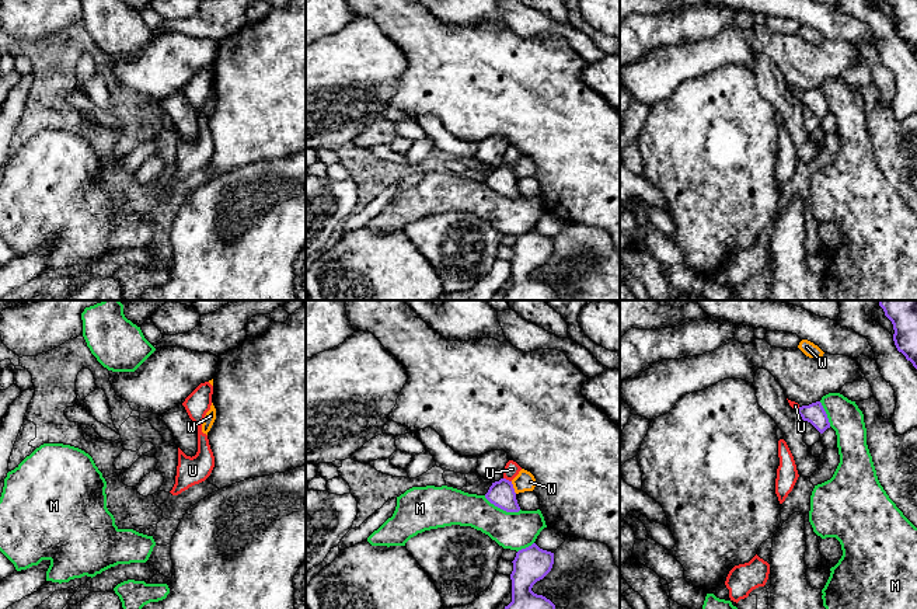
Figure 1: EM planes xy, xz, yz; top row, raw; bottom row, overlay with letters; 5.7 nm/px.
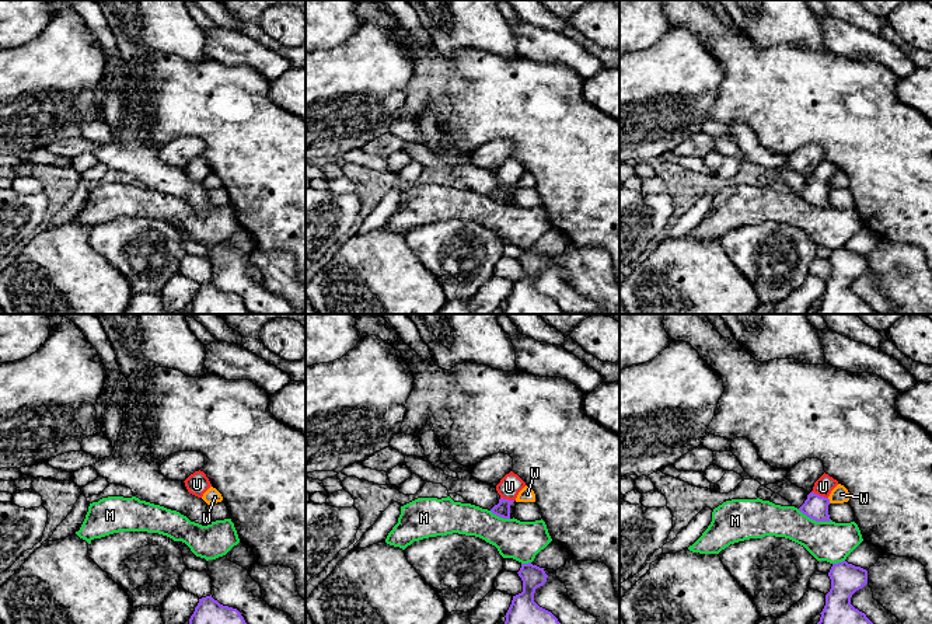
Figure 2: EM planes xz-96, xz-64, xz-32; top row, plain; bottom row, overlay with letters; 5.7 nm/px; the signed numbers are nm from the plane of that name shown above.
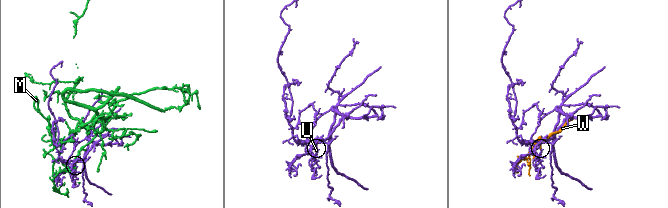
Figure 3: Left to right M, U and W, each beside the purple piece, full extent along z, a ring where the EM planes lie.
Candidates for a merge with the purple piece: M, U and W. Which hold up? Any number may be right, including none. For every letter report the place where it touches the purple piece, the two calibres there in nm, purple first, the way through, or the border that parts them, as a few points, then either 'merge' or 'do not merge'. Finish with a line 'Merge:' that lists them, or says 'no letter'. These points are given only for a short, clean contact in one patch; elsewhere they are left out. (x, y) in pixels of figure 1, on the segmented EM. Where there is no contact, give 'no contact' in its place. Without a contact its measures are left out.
M: contact xz (502, 508); calibres 150 and 220 nm; do not merge
U: contact xz (508, 480); calibres 150 and 90 nm; way xz (501, 493), (508, 480), (512, 469); merge
W: contact xz (512, 487); calibres 150 and 110 nm; do not merge
Merge: U

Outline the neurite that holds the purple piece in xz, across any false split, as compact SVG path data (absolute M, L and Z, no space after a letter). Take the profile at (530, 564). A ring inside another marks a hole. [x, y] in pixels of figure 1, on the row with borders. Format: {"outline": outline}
{"outline": "M533 543L519 550L512 563L512 602L505 609L555 609L550 599L531 591L533 585L551 571L554 553Z"}

